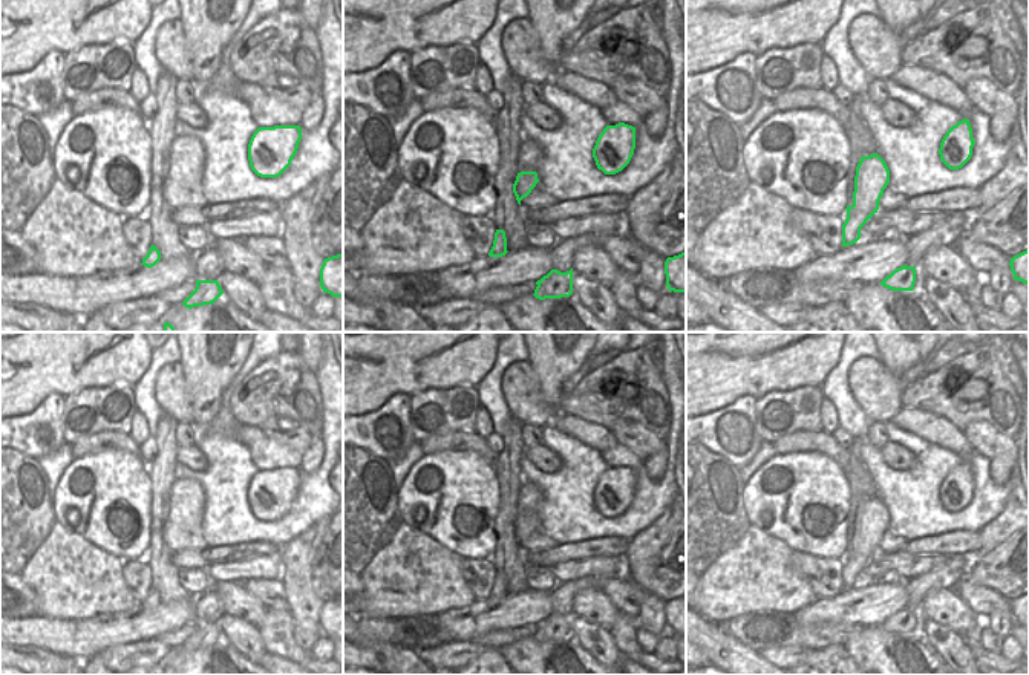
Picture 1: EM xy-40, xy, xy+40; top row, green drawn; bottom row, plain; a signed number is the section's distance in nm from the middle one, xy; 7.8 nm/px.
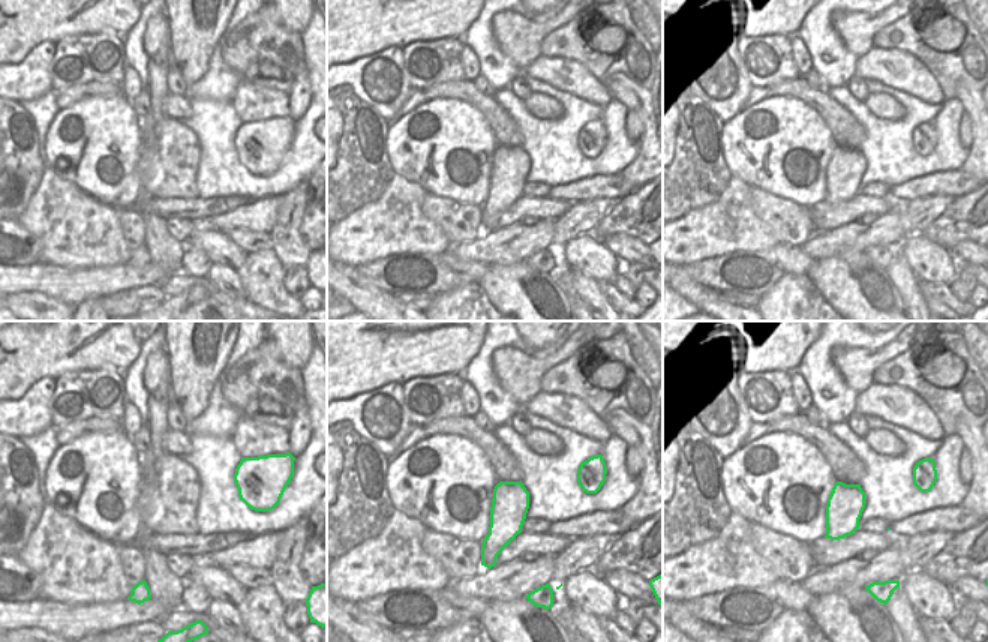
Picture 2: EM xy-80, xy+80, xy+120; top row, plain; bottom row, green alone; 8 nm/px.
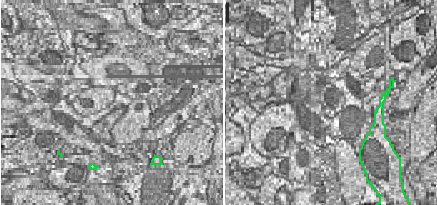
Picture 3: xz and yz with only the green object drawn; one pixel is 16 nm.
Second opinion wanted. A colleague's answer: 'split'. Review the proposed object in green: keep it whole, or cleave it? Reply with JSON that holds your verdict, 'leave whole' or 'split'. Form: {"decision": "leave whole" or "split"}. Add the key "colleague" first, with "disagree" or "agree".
{"colleague": "disagree", "decision": "leave whole"}

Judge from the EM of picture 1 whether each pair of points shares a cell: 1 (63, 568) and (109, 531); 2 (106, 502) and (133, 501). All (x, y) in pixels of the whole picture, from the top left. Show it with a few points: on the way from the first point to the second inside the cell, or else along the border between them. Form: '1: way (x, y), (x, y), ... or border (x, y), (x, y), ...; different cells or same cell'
1: border (63, 524), (71, 525), (77, 533), (123, 560); different cells
2: way (112, 496), (127, 499); same cell

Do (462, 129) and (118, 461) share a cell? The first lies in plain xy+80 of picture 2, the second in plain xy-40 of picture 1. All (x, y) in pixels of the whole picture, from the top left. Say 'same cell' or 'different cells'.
same cell

